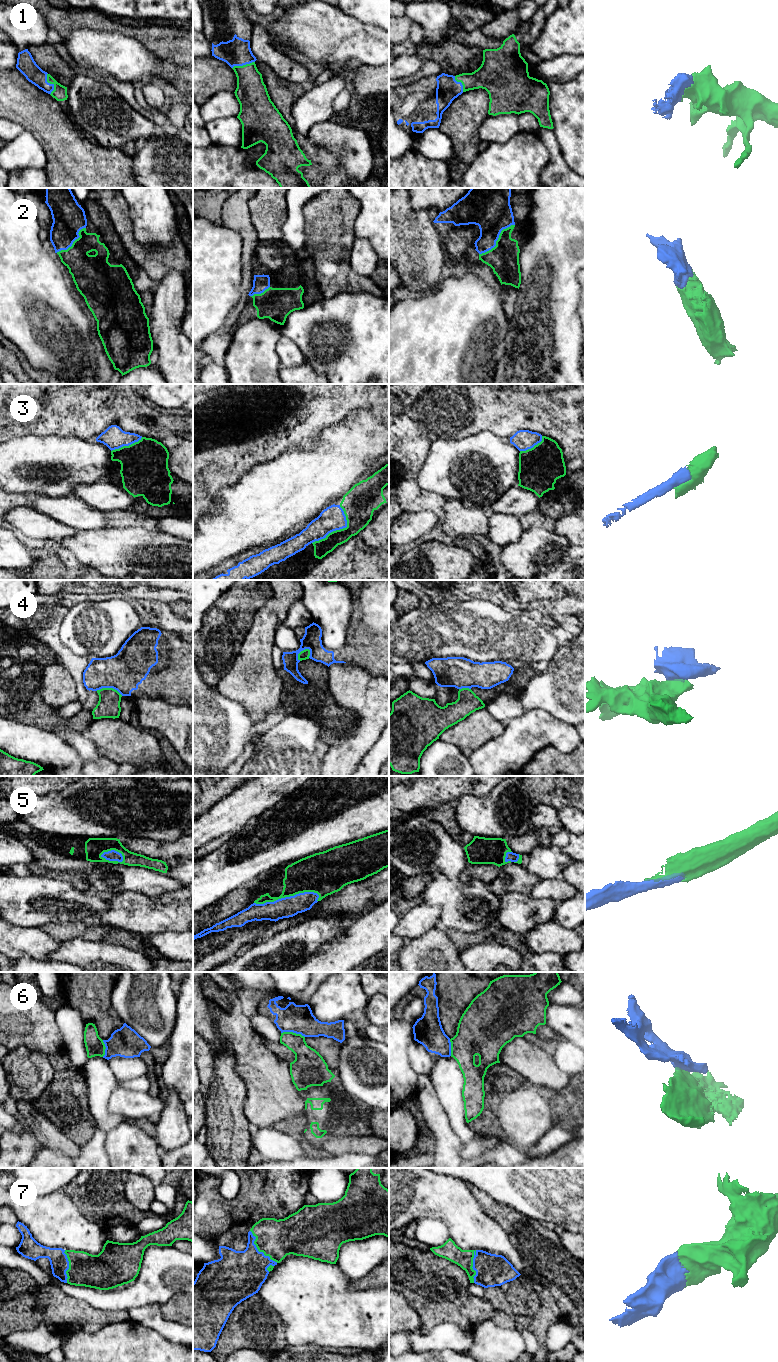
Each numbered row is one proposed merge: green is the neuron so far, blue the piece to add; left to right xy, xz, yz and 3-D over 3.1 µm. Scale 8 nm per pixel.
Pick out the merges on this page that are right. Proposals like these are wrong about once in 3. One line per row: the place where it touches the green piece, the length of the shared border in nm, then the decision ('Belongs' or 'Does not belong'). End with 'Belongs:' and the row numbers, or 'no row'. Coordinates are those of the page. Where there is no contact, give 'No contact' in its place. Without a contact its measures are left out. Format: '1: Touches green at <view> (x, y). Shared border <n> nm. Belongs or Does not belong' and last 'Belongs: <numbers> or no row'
1: Touches green at xy (51, 83). Shared border 180 nm. Belongs
2: Touches green at yz (497, 240). Shared border 380 nm. Belongs
3: Touches green at xz (340, 529). Shared border 380 nm. Belongs
4: Touches green at xz (300, 652). Shared border 130 nm. Does not belong
5: Touches green at xz (286, 896). Shared border 550 nm. Belongs
6: Touches green at xz (292, 1032). Shared border 200 nm. Does not belong
7: Touches green at xz (258, 1250). Shared border 340 nm. Belongs
Belongs: 1, 2, 3, 5, 7

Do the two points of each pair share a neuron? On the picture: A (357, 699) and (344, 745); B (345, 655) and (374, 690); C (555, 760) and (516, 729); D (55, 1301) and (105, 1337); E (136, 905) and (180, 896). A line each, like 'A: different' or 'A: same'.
A: same
B: different
C: different
D: different
E: different

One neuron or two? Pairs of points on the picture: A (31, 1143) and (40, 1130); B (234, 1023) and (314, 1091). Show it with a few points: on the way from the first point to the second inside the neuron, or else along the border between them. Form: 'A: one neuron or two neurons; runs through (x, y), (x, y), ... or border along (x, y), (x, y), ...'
A: two neurons; border along (21, 1119), (43, 1147)
B: two neurons; border along (298, 1091), (304, 1101)

